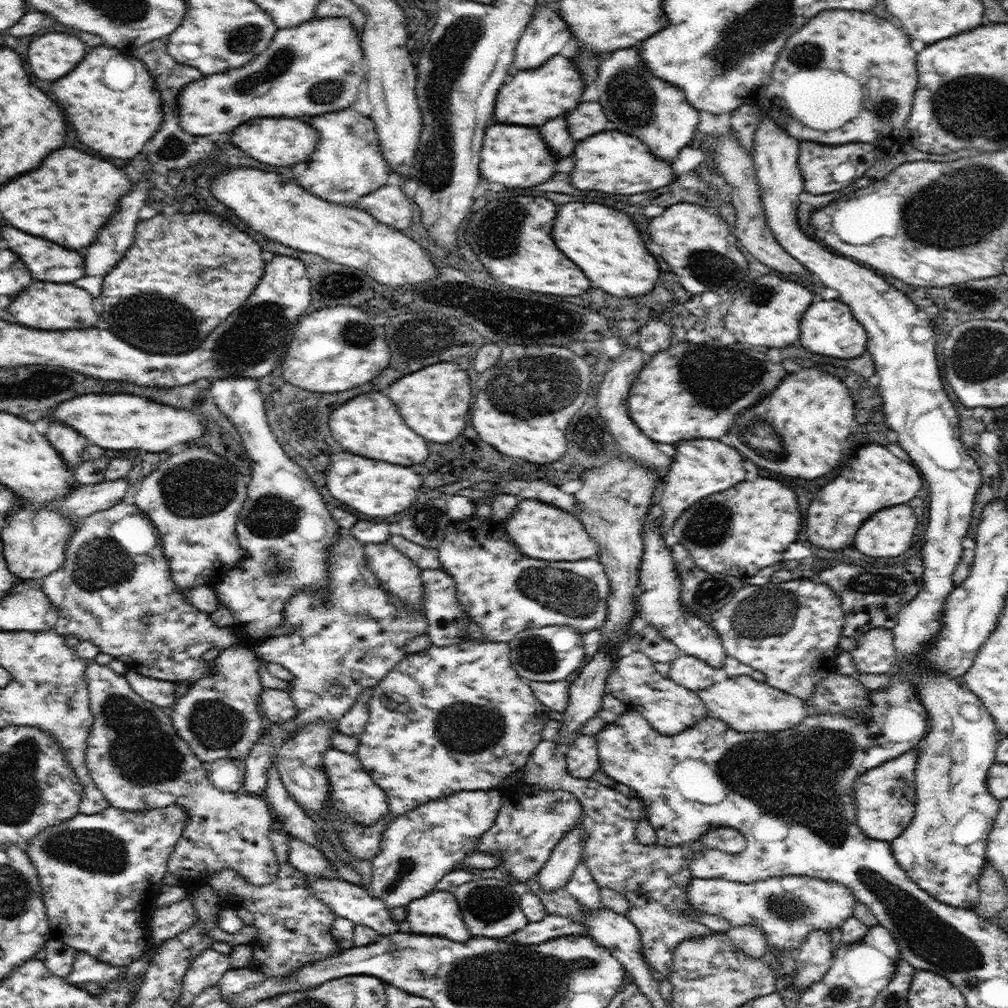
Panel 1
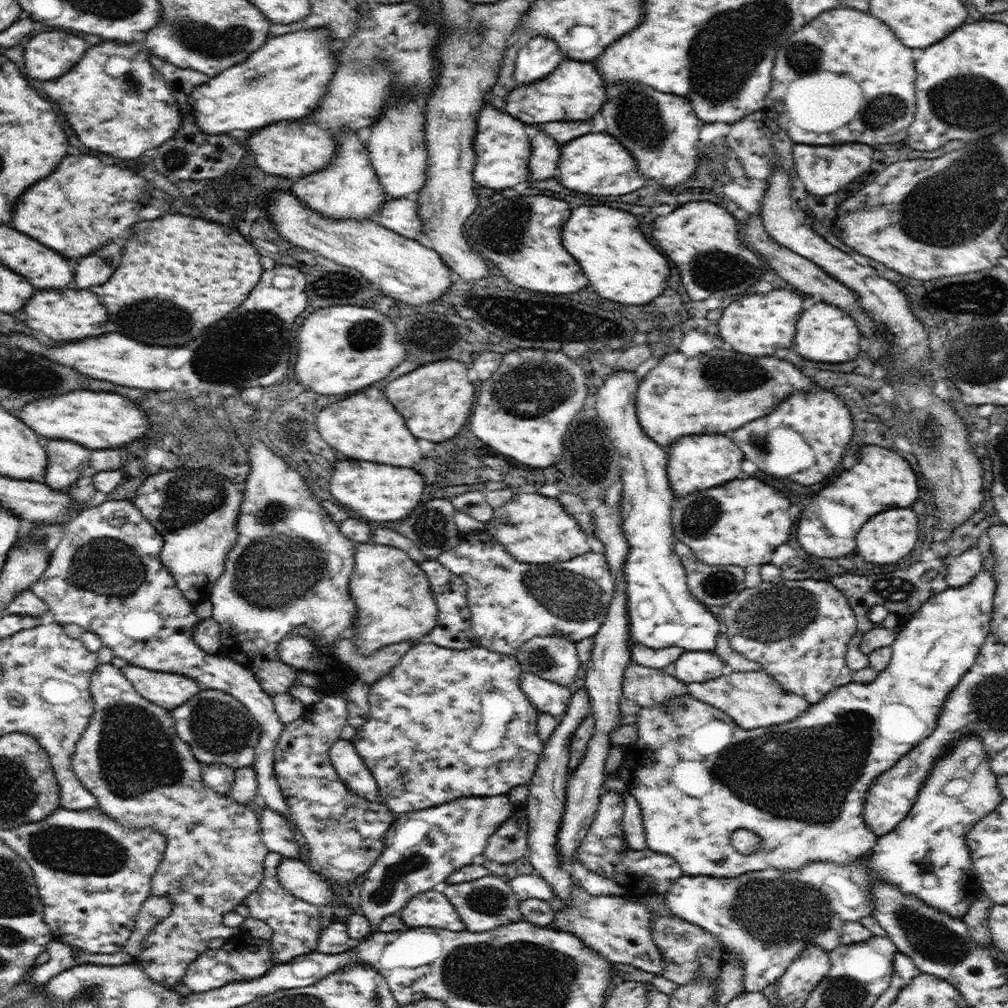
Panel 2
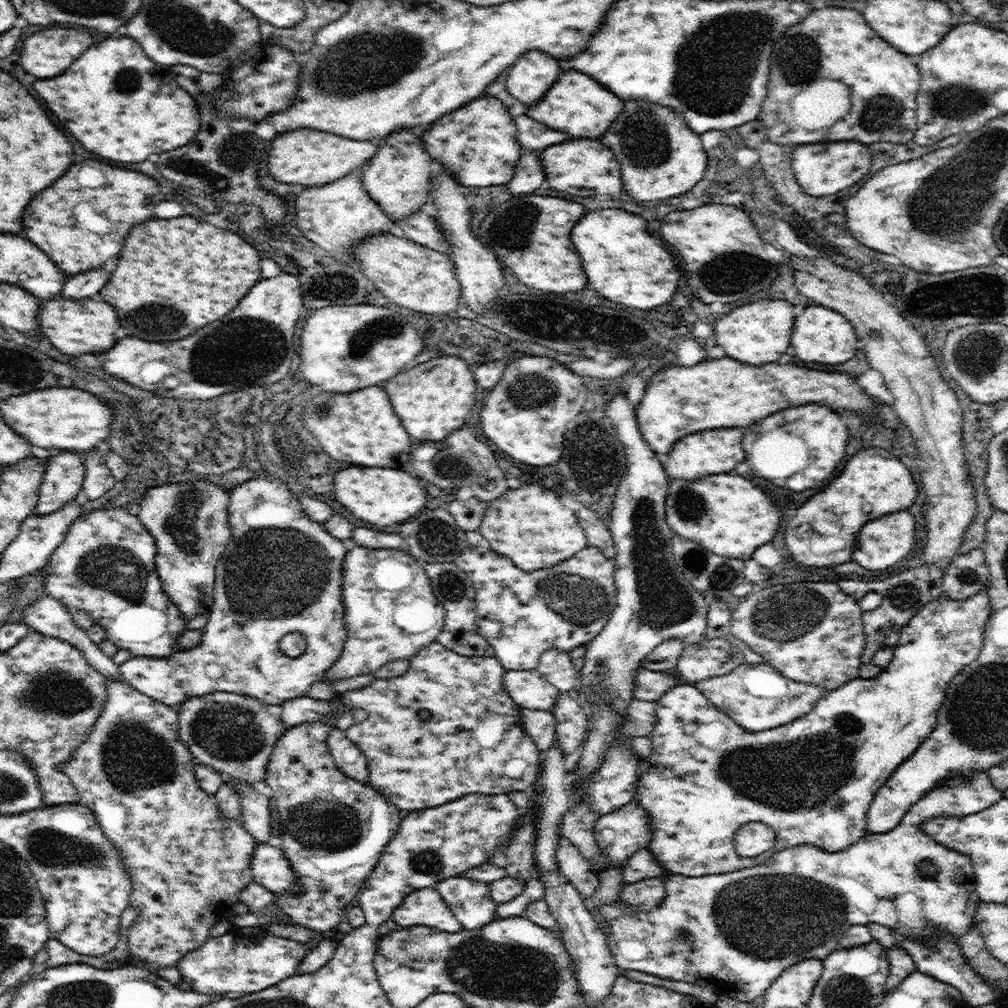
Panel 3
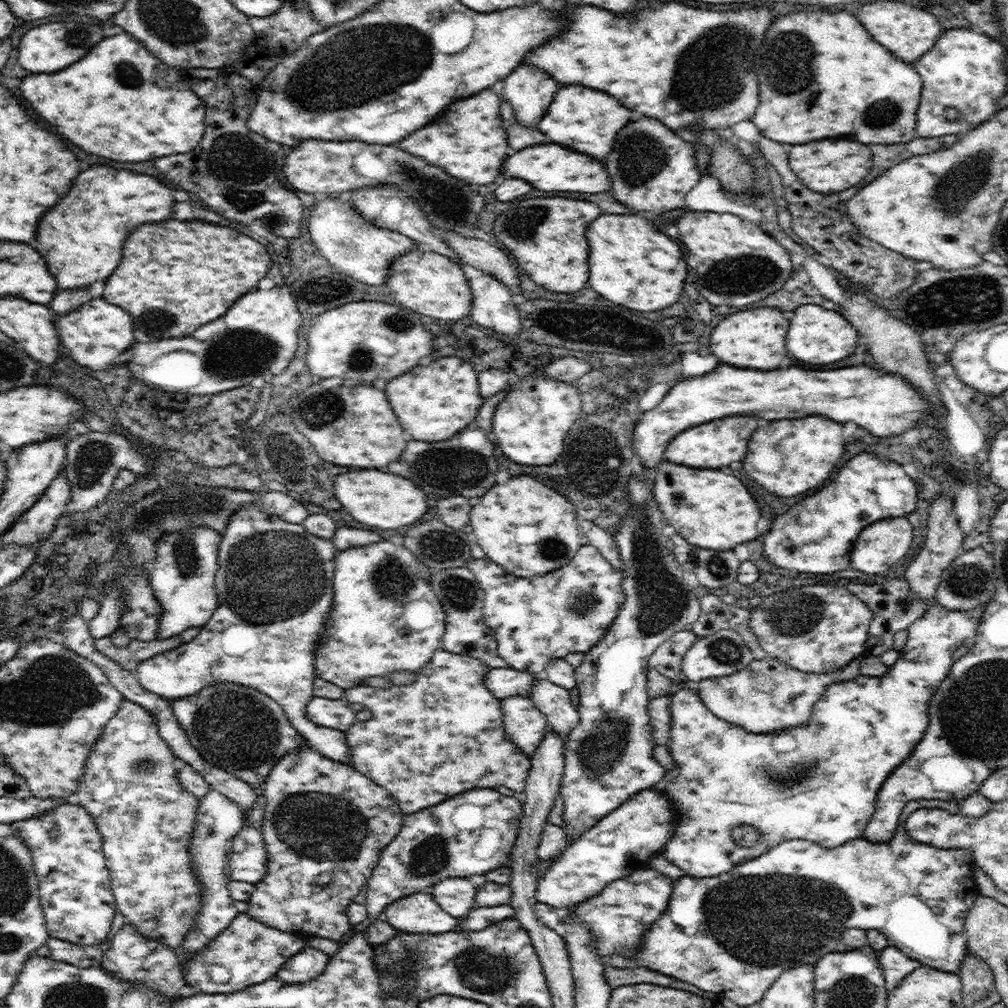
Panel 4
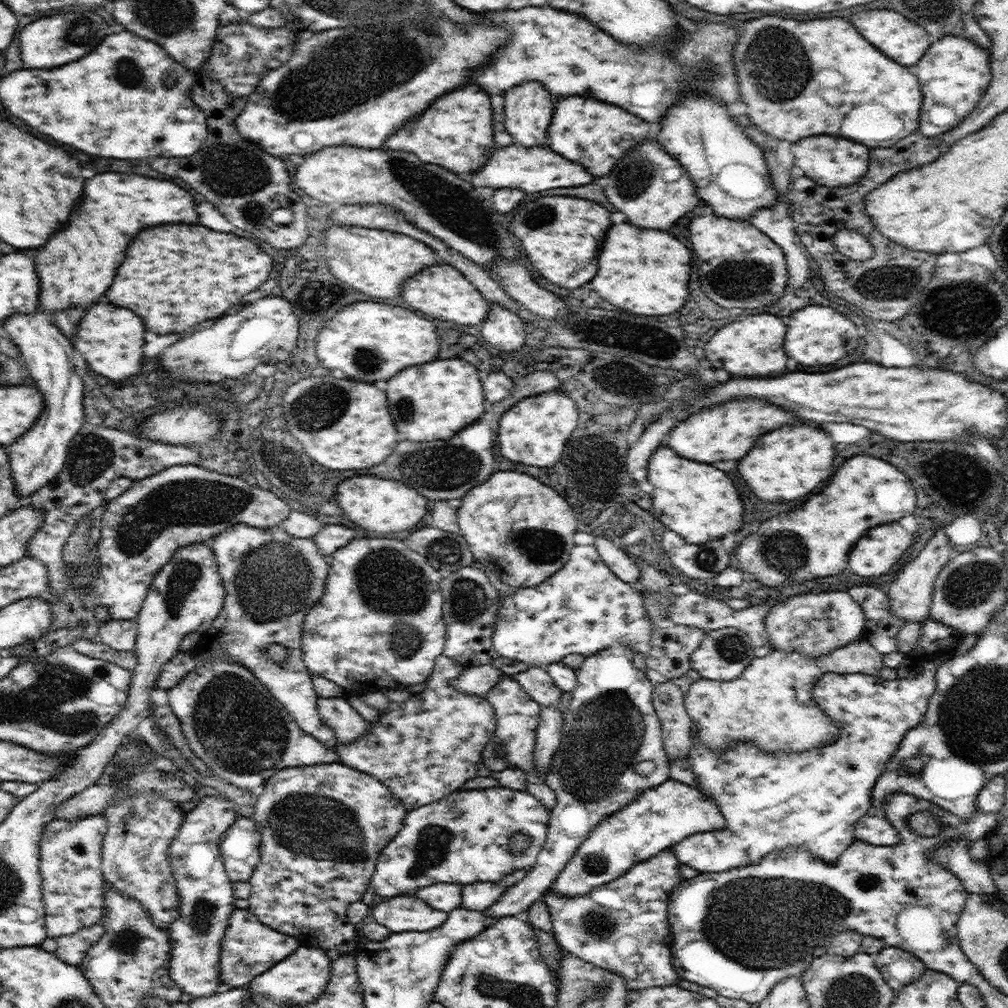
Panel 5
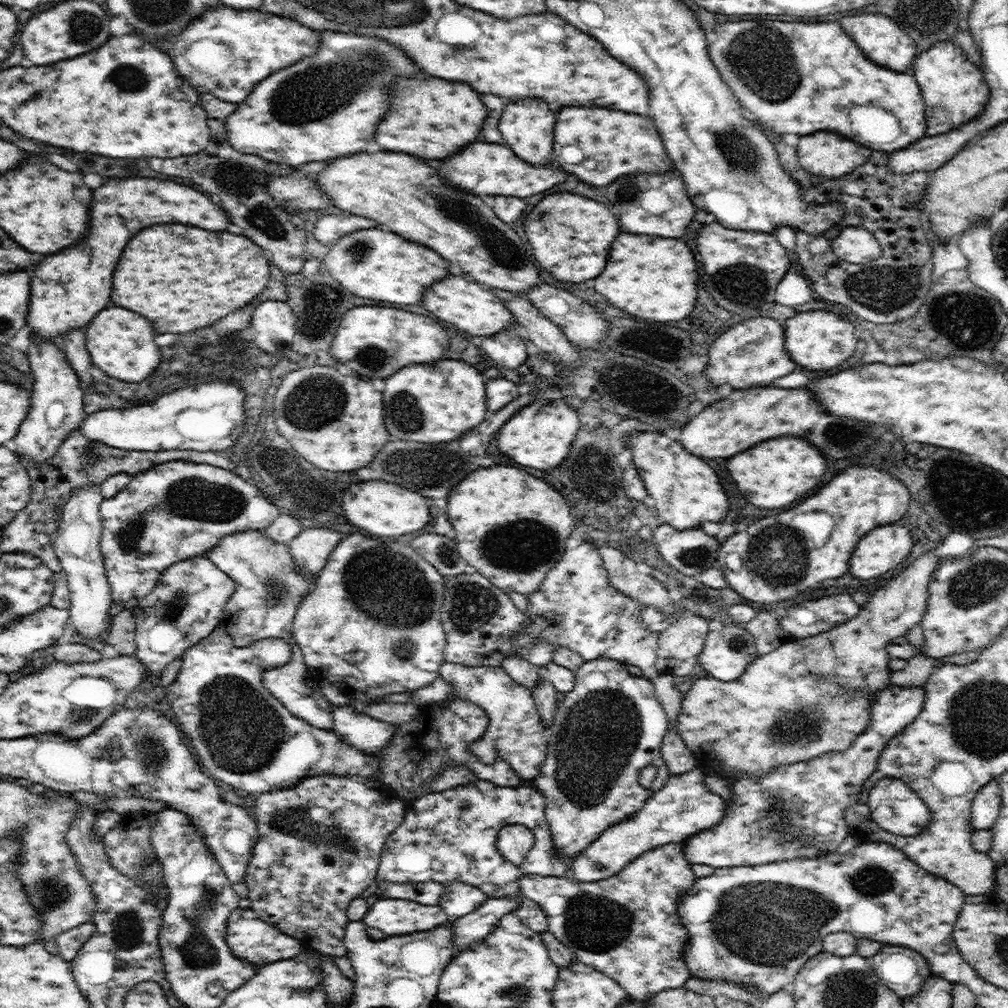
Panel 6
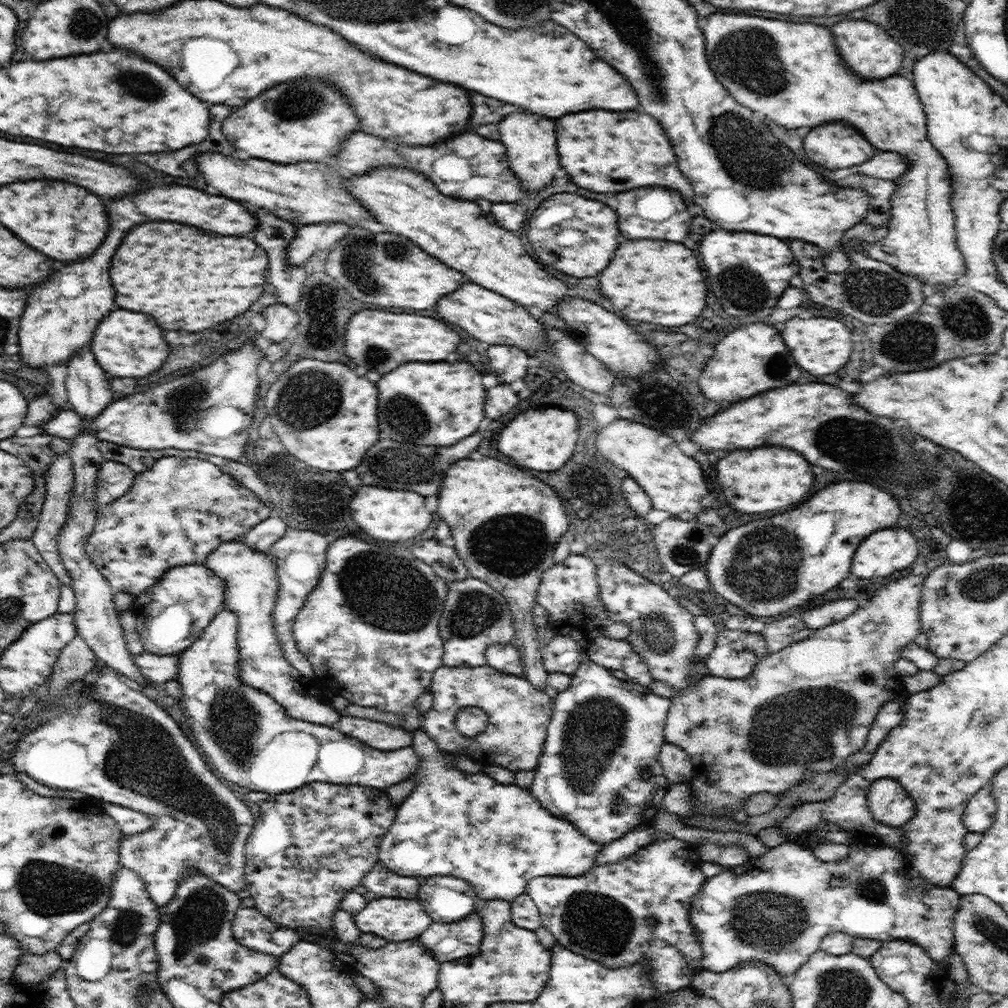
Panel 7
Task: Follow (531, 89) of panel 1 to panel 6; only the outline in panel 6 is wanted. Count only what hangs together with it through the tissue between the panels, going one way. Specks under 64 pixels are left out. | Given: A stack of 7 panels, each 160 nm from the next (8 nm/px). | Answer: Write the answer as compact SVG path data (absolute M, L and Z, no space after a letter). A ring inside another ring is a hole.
M570 106L562 108L557 114L552 158L590 186L608 186L624 174L666 174L675 168L667 157L662 137L651 117L648 120L644 116L598 106ZM566 146L578 146L578 150L582 150L582 160L570 162L568 158L560 158L560 150Z

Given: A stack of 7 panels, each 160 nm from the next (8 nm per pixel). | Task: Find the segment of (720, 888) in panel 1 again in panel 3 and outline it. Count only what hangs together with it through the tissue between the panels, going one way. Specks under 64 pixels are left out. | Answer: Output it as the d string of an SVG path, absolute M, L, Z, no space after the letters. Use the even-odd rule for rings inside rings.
M972 771L965 779L958 780L958 784L942 785L932 789L922 800L910 807L910 810L904 815L900 824L896 828L885 833L868 833L863 836L856 844L850 845L850 848L844 848L840 852L826 852L812 844L803 844L802 846L793 846L785 848L780 852L775 852L770 858L767 858L762 864L750 868L742 868L726 874L706 875L706 876L684 876L668 872L663 877L665 884L666 896L661 904L651 911L633 911L629 904L622 901L614 901L610 904L597 906L596 911L603 917L603 920L609 926L609 935L607 936L608 946L615 958L615 963L620 969L630 971L640 971L646 974L653 974L660 978L668 980L684 981L698 986L706 986L712 989L715 997L728 996L734 1000L742 1002L752 1002L755 998L762 996L772 986L772 983L781 975L781 972L792 966L794 963L802 962L804 959L817 958L821 961L831 952L842 949L839 943L842 935L852 925L865 925L868 923L878 923L891 928L892 932L899 932L901 935L909 936L916 943L922 945L935 945L935 938L942 933L953 934L956 938L966 934L973 924L973 918L976 914L980 897L976 894L975 874L971 863L971 858L952 851L938 841L928 836L921 827L921 824L933 816L963 816L970 815L985 808L997 804L1004 798L1001 790L998 790L991 781L990 775L984 771Z

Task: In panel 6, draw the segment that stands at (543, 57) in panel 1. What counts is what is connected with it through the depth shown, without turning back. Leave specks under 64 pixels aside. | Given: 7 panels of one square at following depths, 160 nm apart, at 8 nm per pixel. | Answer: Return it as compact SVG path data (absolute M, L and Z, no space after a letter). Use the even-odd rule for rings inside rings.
M516 100L510 101L504 108L499 122L499 131L503 136L504 144L508 145L516 156L520 156L524 162L530 162L534 166L548 164L552 154L553 130L556 124L556 114L544 104L542 100Z

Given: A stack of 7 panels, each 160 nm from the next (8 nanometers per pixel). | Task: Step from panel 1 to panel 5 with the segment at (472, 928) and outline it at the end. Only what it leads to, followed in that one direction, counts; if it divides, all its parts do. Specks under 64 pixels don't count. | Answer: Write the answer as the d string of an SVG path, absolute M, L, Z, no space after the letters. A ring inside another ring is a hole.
M434 883L412 892L432 908L449 913L462 904L463 885L458 883Z

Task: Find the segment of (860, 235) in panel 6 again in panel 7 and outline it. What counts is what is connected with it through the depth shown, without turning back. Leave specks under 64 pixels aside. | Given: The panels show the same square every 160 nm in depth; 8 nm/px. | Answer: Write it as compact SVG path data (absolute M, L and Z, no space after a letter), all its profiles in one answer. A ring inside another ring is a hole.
M712 14L702 30L708 64L738 104L750 108L765 119L788 124L784 128L814 128L824 122L844 120L858 128L878 151L898 153L912 163L912 175L897 180L897 189L891 198L891 219L887 235L875 243L862 243L861 250L865 250L870 258L888 263L904 274L918 277L923 284L942 284L945 286L943 289L957 285L957 280L965 276L966 265L957 245L955 214L950 206L953 182L946 159L928 140L926 113L918 98L914 81L897 74L878 80L854 76L854 71L848 70L844 60L838 56L832 32L818 24L794 24L742 14Z

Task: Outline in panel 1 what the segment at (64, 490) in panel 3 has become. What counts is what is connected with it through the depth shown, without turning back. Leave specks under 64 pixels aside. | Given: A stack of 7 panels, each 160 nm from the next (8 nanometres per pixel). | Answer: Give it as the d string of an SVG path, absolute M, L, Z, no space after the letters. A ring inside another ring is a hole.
M54 419L49 420L48 432L45 435L50 444L67 462L69 469L76 470L83 462L81 454L90 444L89 440L78 433L75 428Z

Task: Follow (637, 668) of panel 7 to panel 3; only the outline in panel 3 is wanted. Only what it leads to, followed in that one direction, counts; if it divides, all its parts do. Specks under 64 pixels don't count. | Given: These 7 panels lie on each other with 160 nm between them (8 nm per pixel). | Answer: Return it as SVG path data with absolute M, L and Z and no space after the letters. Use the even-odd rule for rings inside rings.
M482 542L464 550L454 560L472 580L477 600L477 630L486 637L494 649L495 658L506 670L536 669L542 652L560 650L569 653L574 648L586 646L608 622L616 606L615 562L606 559L598 548L587 546L564 562L532 572L523 571L514 563L496 554L489 544Z

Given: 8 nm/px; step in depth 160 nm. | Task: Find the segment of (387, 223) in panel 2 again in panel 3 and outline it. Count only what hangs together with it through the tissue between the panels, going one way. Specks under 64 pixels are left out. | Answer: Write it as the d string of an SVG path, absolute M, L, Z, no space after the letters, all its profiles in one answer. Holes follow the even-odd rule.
M429 198L413 215L397 223L394 222L396 232L422 246L450 255L449 242L442 234L435 214L436 205L433 199Z

